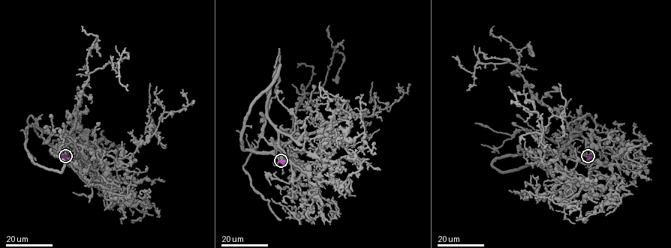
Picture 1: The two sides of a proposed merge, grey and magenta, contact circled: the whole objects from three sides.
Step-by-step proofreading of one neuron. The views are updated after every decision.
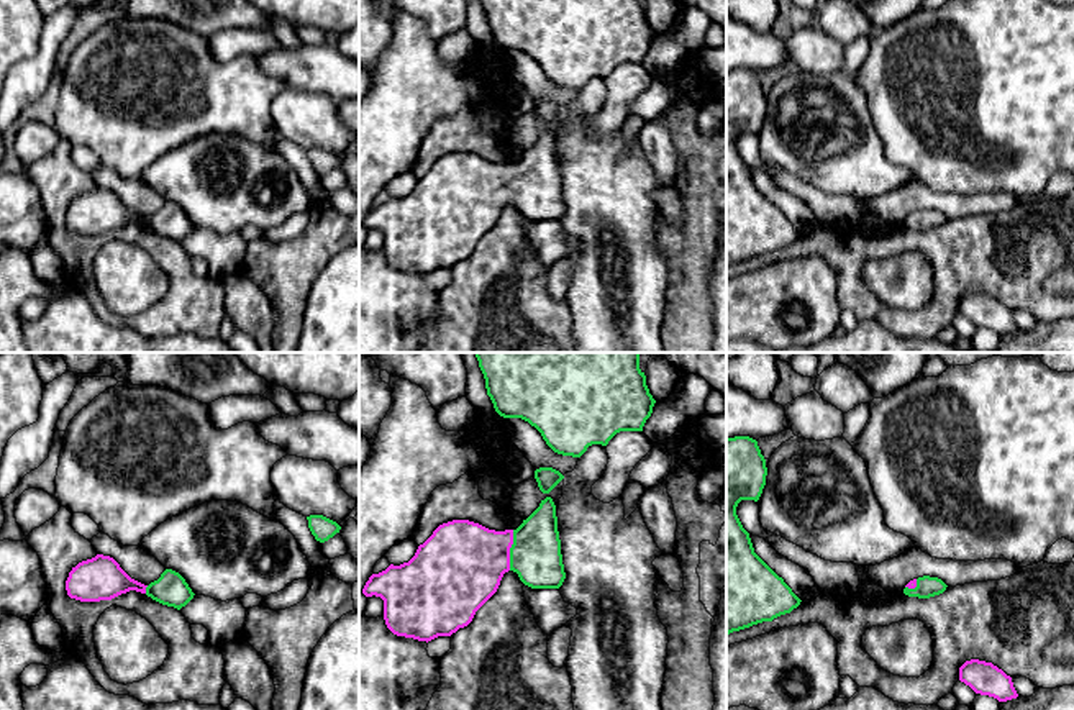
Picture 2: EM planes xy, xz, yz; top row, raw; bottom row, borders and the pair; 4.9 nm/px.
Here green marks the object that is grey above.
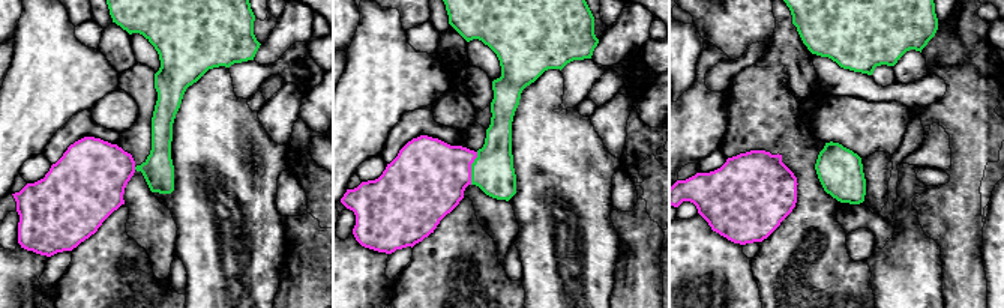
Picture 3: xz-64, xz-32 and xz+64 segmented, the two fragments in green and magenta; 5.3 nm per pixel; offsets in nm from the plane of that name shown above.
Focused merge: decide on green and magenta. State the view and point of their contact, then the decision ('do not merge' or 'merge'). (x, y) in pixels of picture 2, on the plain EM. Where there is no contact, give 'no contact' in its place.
contact xz (510, 182); merge

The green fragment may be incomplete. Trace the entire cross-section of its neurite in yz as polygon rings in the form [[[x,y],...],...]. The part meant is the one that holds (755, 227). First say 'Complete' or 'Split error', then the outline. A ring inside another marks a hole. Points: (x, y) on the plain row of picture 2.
Complete. [[[749,69],[726,71],[726,267],[790,246],[800,231],[756,185],[743,161],[736,139],[741,133],[758,134],[766,118],[766,92]]]

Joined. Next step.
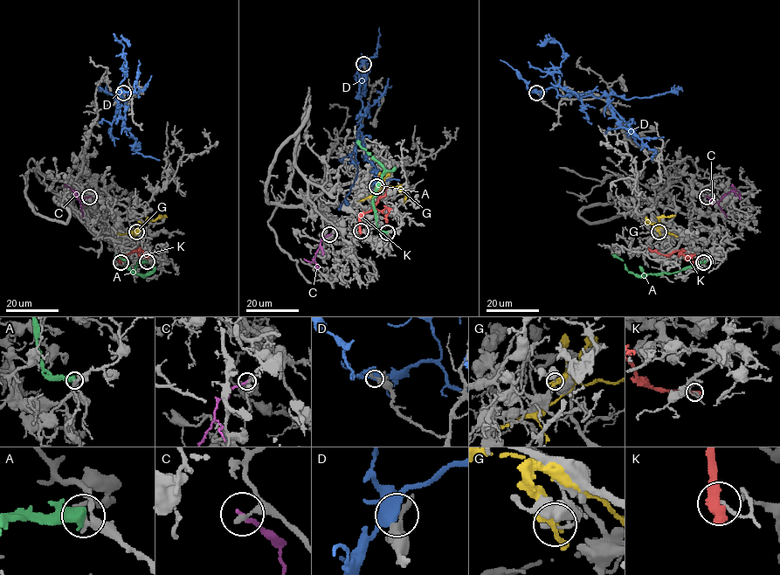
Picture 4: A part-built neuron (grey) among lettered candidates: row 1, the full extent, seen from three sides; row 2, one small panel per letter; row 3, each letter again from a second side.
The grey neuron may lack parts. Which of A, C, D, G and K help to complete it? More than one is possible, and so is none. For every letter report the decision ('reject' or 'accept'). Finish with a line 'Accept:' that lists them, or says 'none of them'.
A: reject
C: reject
D: reject
G: reject
K: reject
Accept: none of them

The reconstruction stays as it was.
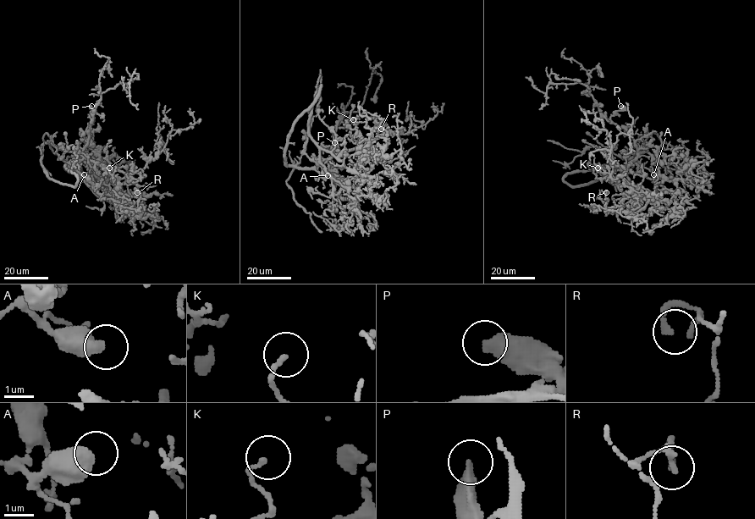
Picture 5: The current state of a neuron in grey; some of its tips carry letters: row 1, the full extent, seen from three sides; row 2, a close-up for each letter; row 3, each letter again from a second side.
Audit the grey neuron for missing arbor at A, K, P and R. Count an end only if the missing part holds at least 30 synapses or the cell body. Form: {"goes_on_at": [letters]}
{"goes_on_at": []}

